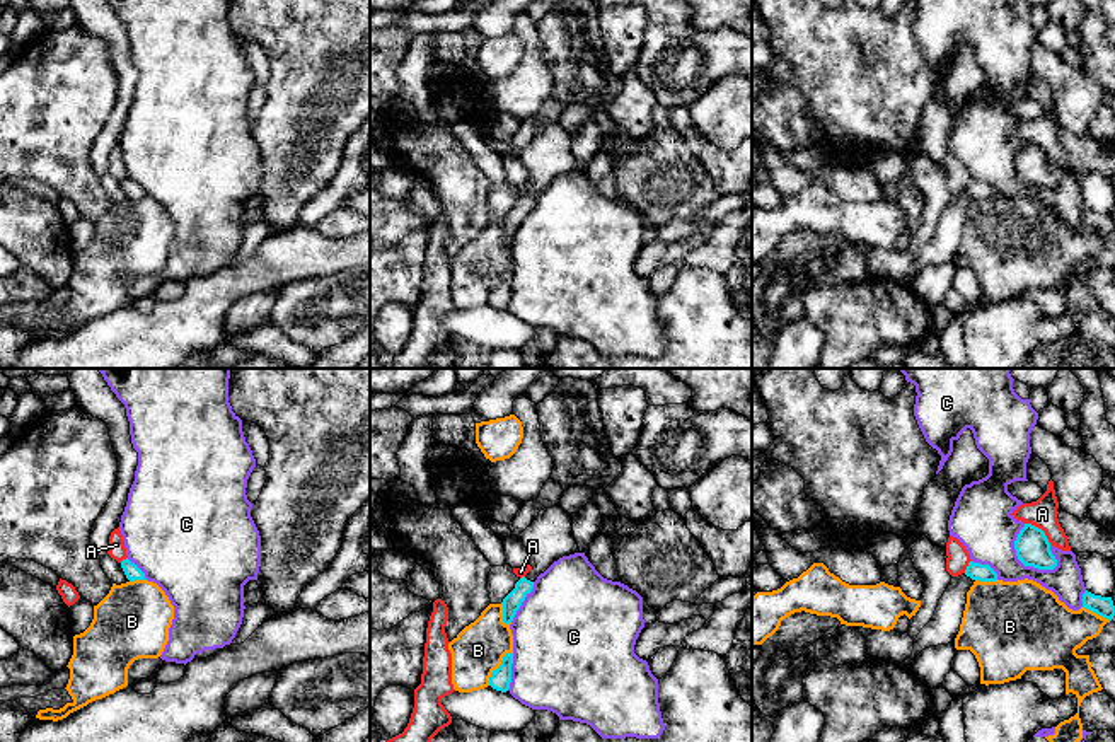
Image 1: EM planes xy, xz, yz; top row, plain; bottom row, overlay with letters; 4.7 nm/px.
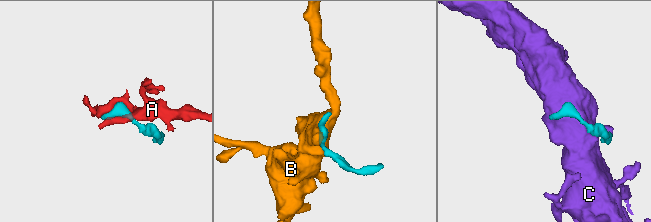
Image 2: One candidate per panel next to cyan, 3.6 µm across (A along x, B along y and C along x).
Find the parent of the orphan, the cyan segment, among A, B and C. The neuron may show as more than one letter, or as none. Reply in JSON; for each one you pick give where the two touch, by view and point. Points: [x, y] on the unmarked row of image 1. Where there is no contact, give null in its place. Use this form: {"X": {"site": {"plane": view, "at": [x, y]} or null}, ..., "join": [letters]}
{"join": []}

